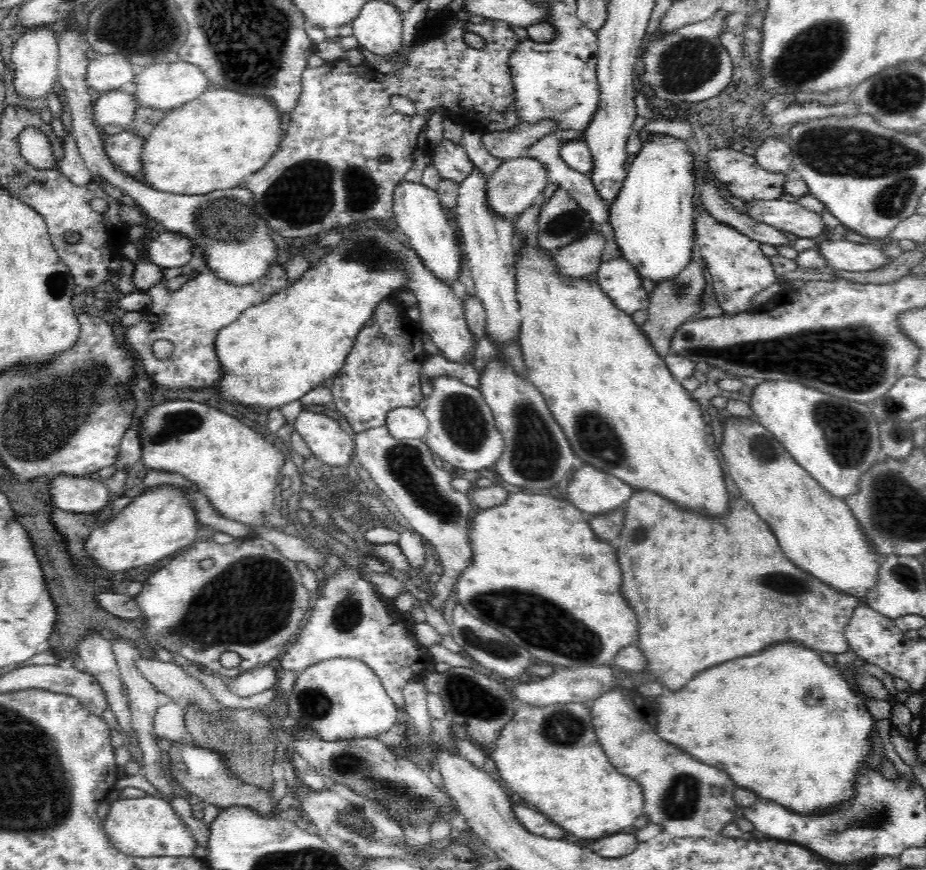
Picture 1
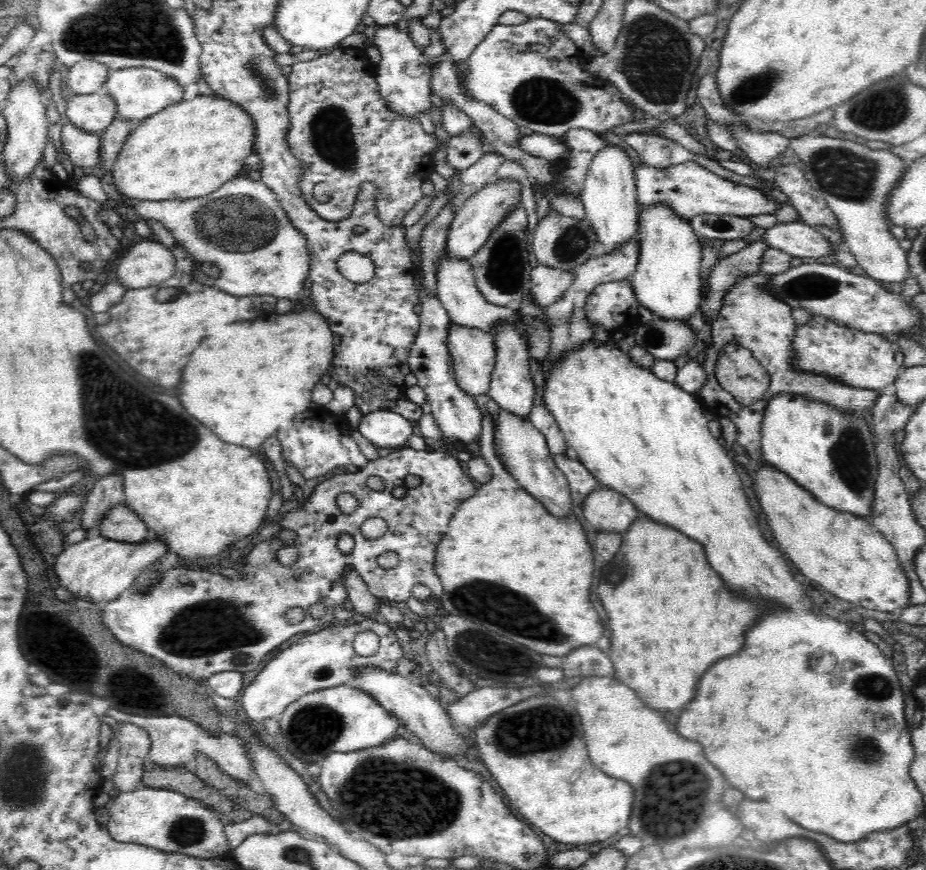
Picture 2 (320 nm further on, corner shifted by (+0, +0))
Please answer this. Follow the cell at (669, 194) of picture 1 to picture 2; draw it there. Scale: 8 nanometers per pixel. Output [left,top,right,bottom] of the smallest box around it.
[630,204,703,321]

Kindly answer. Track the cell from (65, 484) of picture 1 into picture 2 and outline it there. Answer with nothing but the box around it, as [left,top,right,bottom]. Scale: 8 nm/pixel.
[98,502,152,544]

